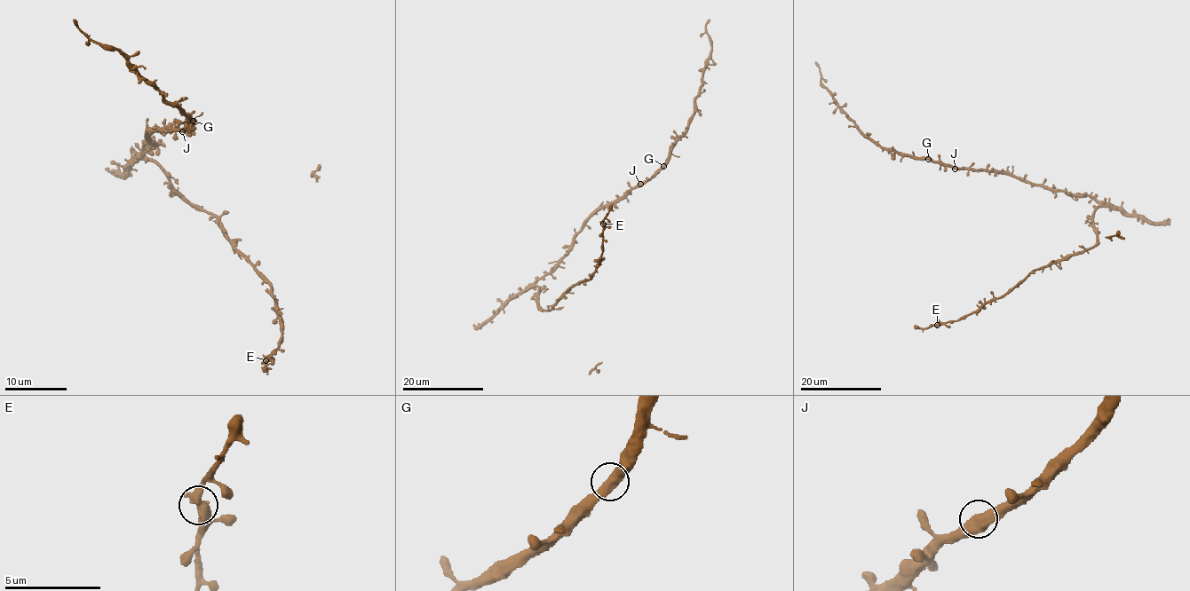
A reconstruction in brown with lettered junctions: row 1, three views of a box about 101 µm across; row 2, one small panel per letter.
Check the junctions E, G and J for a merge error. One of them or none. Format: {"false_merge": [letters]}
{"false_merge": []}

